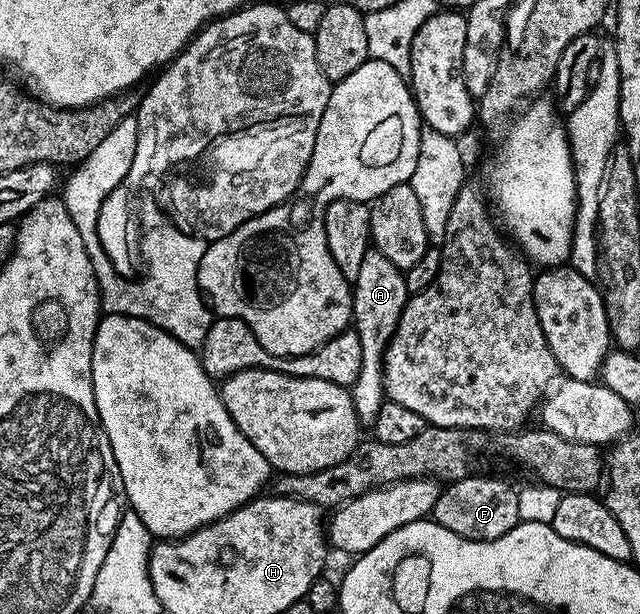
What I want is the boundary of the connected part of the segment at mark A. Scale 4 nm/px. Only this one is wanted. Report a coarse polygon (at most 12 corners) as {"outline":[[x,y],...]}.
{"outline":[[378,249],[352,278],[364,366],[352,386],[359,425],[388,397],[386,348],[408,299],[403,269]]}

